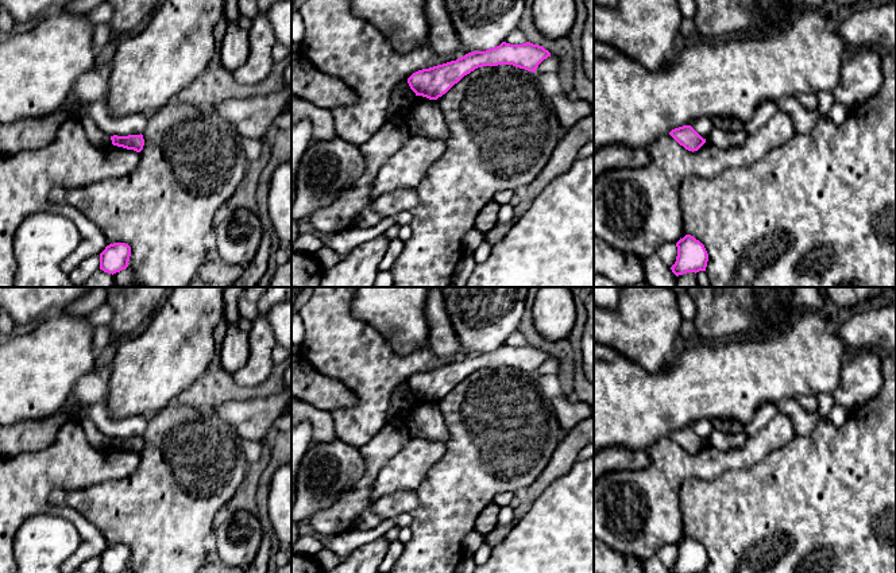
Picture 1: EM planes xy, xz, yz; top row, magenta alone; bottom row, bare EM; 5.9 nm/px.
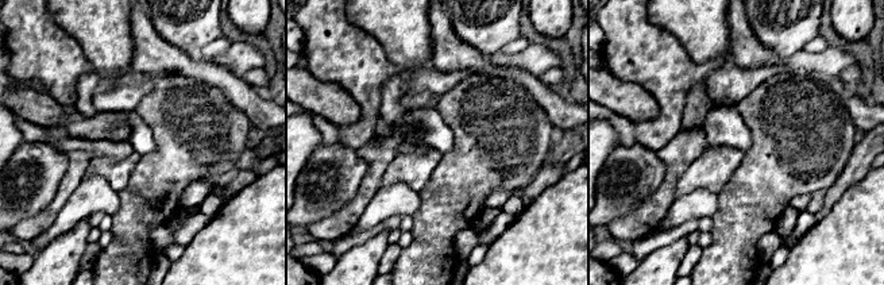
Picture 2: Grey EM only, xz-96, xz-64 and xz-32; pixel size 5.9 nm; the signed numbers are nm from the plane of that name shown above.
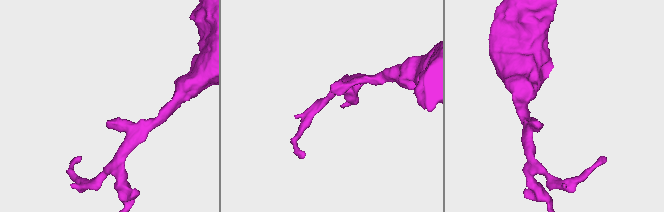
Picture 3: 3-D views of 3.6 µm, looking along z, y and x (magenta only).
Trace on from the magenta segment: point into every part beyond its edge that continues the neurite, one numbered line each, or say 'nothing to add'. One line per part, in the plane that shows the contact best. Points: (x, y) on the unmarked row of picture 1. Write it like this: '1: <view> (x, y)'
nothing to add

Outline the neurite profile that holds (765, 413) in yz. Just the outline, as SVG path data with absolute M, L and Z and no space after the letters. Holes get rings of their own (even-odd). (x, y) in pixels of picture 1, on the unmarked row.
M765 403L761 404L754 417L744 425L742 431L746 435L753 435L758 430L761 430L768 422L779 413L779 404L775 403Z

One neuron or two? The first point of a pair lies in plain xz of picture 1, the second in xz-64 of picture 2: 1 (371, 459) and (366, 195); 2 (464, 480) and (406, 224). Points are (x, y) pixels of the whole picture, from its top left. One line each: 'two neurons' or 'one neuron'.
1: one neuron
2: two neurons

